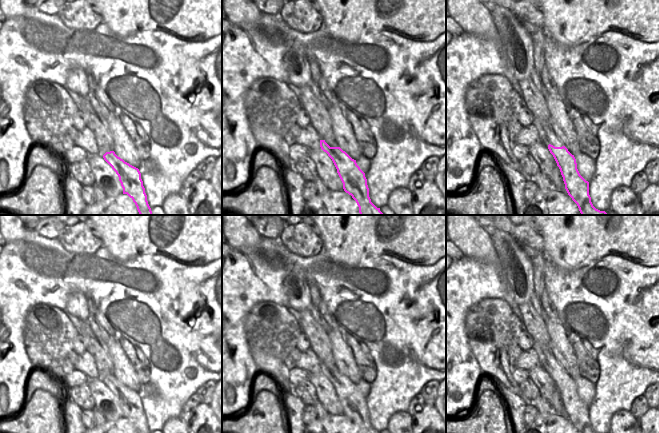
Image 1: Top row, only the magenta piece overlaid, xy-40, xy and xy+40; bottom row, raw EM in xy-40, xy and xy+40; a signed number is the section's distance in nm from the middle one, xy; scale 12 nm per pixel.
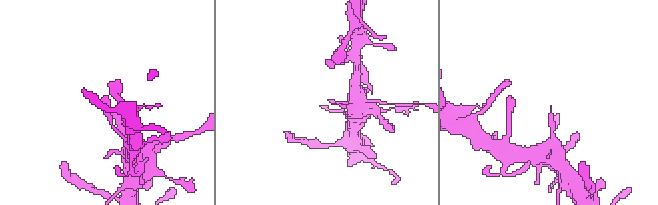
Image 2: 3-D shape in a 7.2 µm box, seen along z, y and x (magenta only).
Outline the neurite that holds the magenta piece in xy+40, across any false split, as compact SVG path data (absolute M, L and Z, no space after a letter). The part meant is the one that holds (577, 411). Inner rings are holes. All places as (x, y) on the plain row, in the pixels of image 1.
M549 368L548 373L560 393L568 419L578 432L596 433L589 419L589 406L580 399L574 379L565 370L555 371Z

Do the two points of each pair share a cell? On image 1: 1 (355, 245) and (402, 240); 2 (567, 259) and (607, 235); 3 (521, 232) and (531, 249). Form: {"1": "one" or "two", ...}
{"1": "one", "2": "one", "3": "one"}

